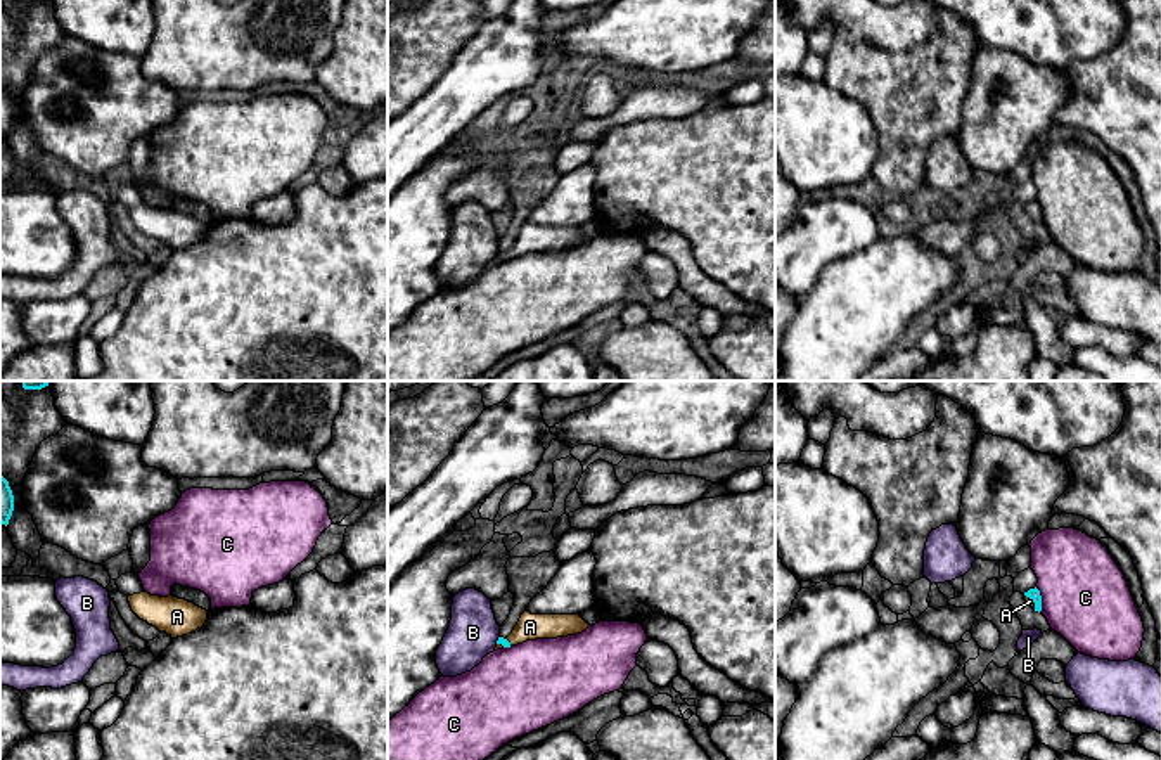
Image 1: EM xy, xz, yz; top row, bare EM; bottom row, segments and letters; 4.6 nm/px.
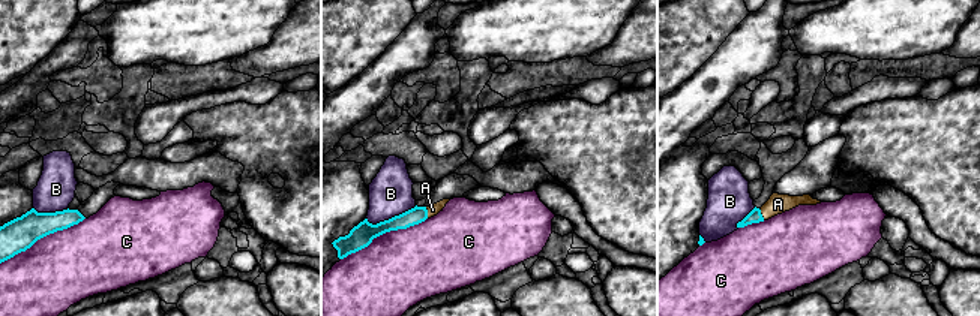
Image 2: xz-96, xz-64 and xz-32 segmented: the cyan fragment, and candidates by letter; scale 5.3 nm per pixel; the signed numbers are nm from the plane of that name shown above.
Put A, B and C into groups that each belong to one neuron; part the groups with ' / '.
A / B / C

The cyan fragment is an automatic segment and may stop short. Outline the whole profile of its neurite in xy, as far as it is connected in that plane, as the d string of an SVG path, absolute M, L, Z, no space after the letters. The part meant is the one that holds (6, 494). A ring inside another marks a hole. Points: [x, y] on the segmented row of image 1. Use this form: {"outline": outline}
{"outline": "M0 474L0 523L9 525L9 519L14 511L14 495L9 486L9 481Z"}

